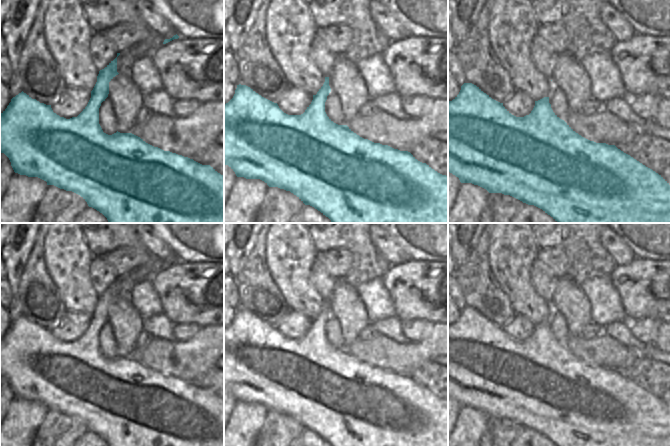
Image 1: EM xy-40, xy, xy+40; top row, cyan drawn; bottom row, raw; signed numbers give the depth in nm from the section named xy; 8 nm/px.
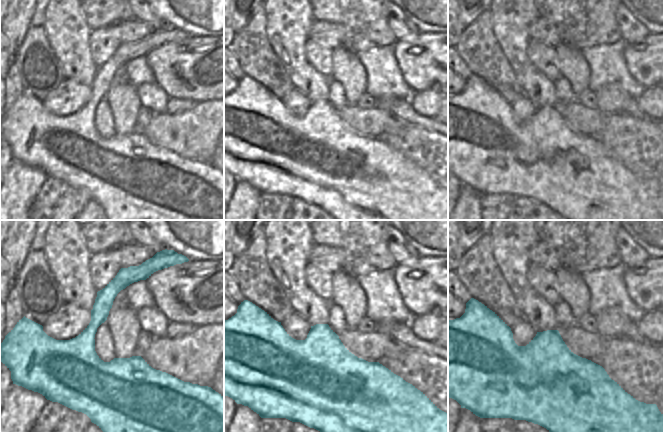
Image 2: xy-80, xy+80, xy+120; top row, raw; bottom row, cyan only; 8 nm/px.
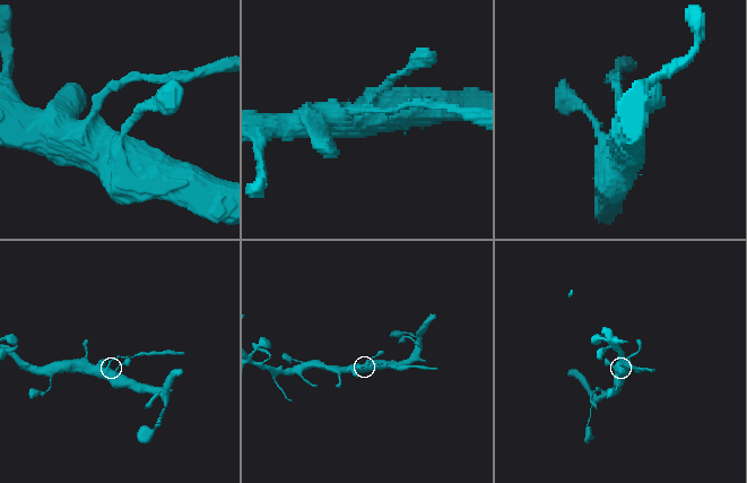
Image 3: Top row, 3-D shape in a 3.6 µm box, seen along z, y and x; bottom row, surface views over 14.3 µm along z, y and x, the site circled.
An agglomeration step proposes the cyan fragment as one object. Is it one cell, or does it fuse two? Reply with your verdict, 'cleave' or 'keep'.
cleave

